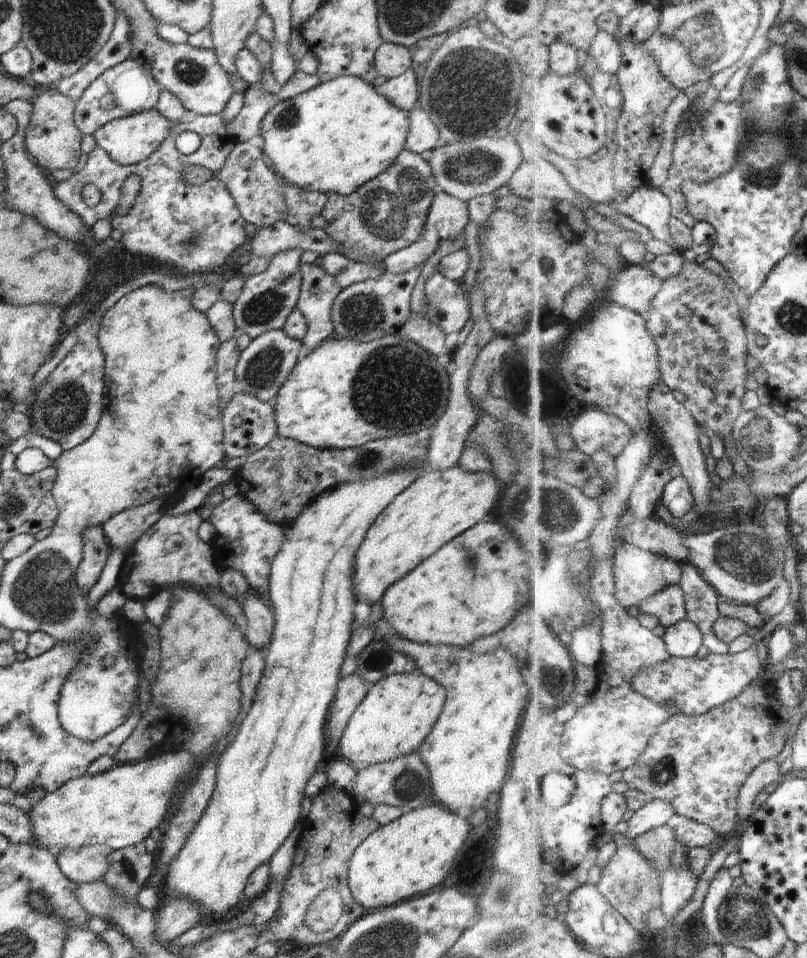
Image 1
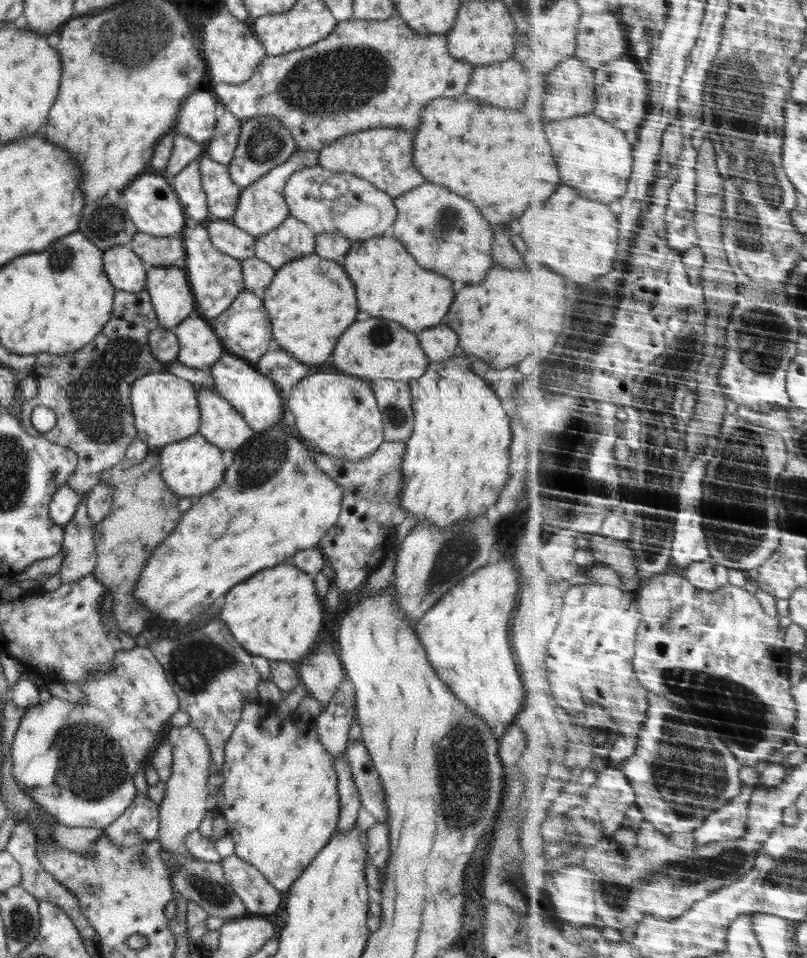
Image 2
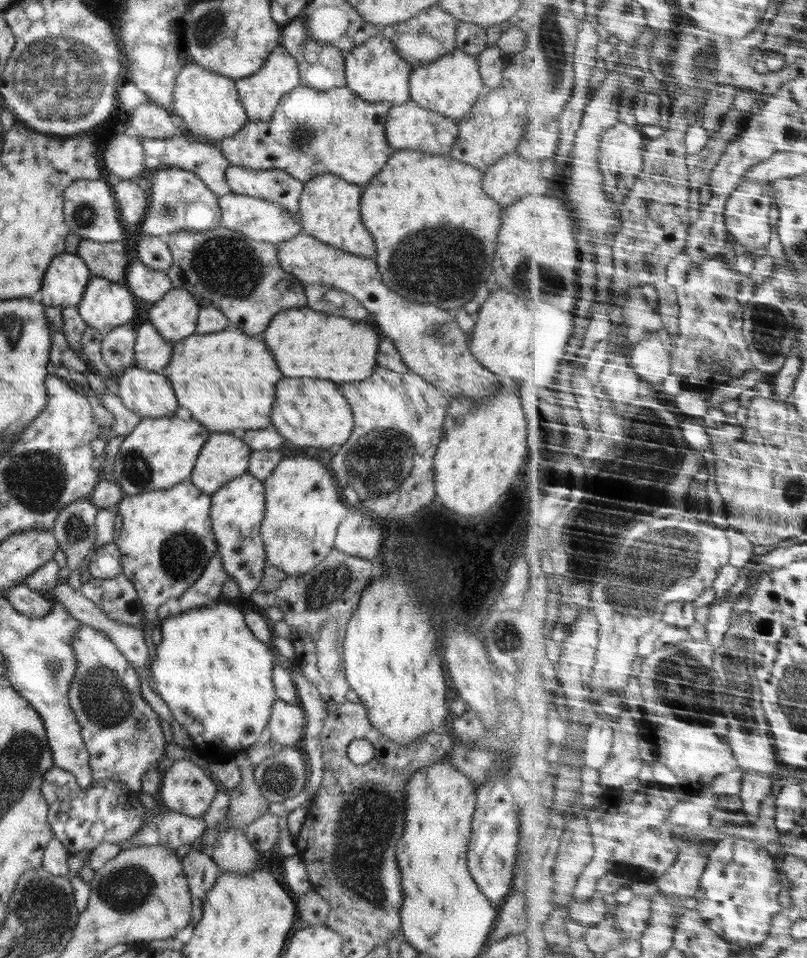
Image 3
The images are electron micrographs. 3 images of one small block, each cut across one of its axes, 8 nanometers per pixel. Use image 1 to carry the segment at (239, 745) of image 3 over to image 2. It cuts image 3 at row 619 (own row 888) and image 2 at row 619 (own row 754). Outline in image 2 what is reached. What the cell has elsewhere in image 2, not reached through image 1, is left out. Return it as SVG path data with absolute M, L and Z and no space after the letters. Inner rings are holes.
M288 561L272 568L256 571L250 578L235 584L234 588L224 596L224 606L222 606L217 618L224 621L238 644L244 650L248 650L248 653L253 656L262 656L270 662L290 662L303 660L312 652L312 648L318 640L320 628L322 628L323 608L324 601L316 595L313 576L302 572Z

